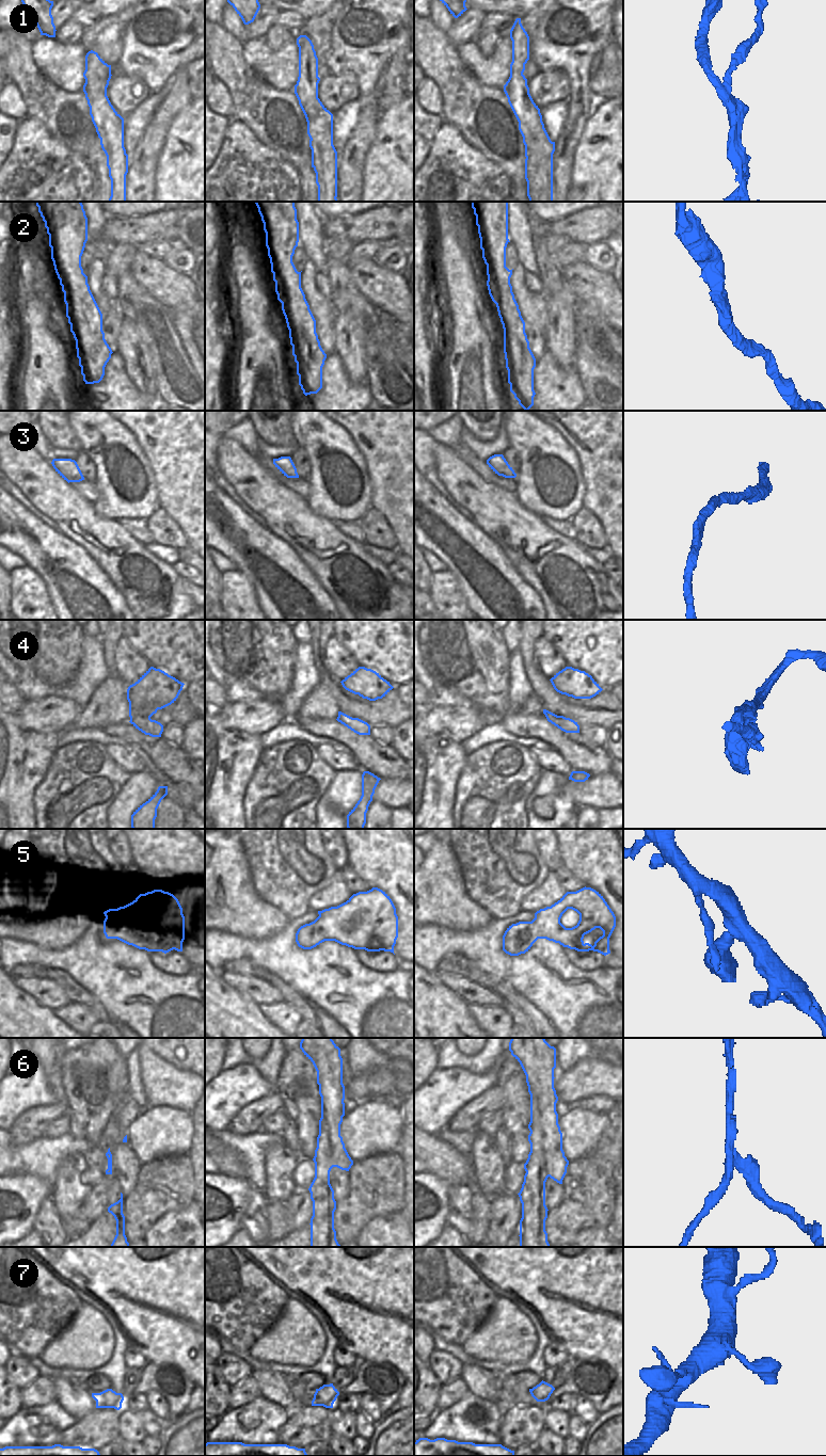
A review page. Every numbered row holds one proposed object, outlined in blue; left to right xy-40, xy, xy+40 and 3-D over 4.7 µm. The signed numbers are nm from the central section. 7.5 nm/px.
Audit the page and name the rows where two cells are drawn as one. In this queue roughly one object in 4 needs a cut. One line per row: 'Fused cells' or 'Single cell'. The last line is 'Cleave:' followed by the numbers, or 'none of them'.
1: Fused cells
2: Single cell
3: Single cell
4: Single cell
5: Single cell
6: Fused cells
7: Single cell
Cleave: 1, 6.

